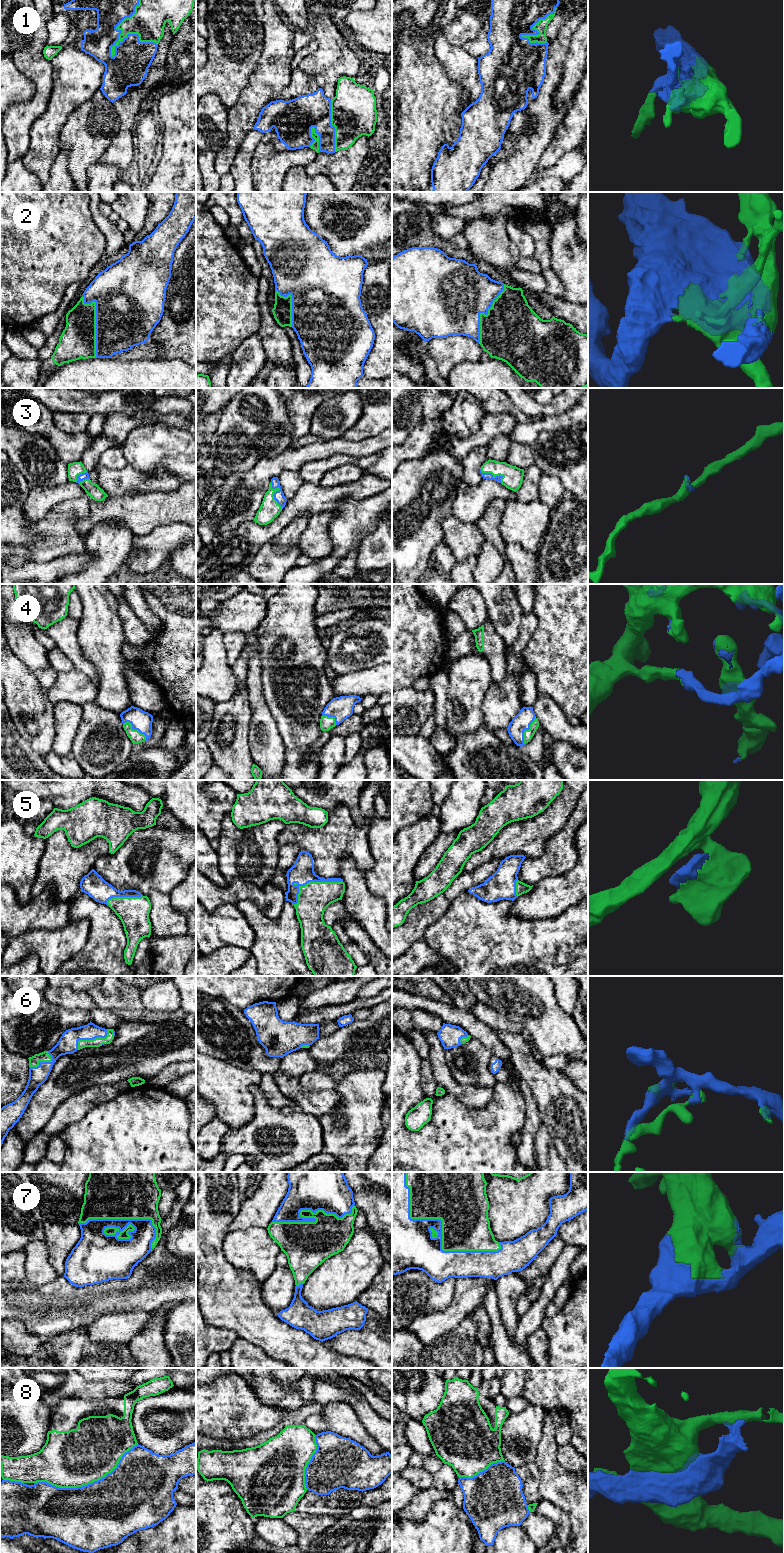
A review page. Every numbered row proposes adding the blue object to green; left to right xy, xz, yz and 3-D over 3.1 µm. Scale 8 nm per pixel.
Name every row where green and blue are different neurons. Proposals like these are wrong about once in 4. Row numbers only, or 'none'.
8

